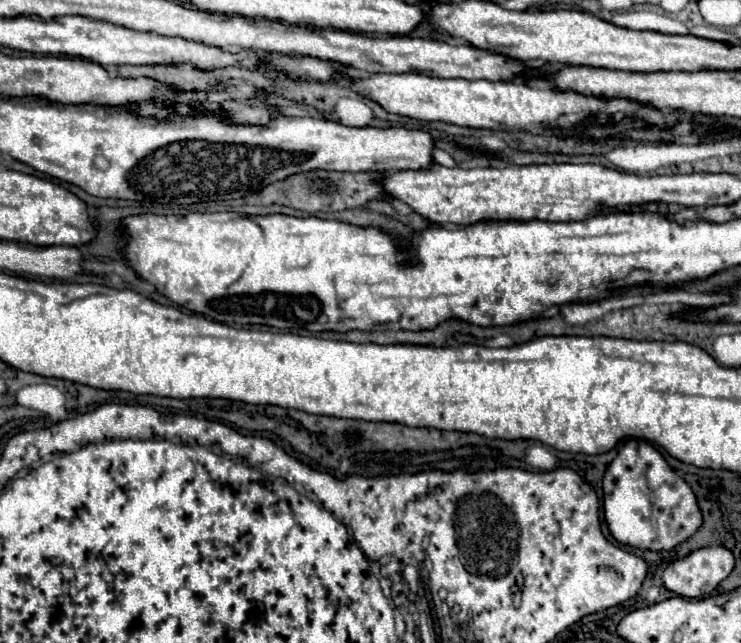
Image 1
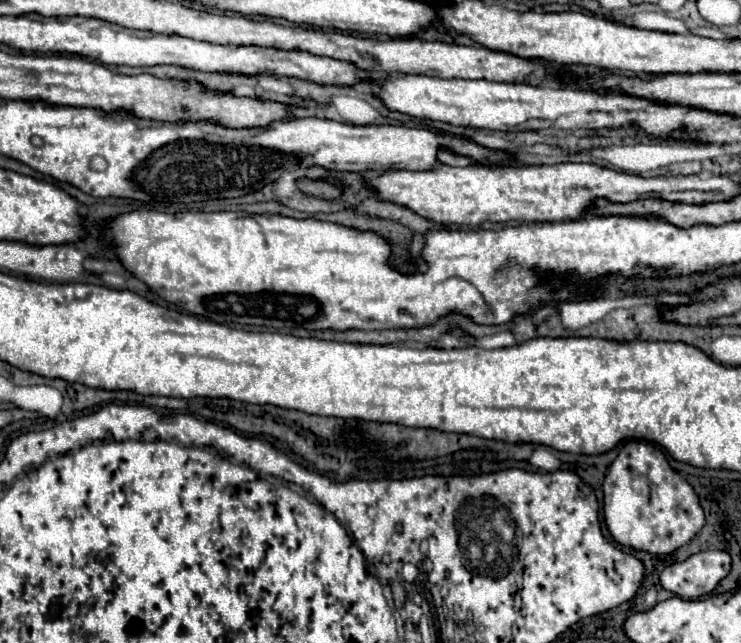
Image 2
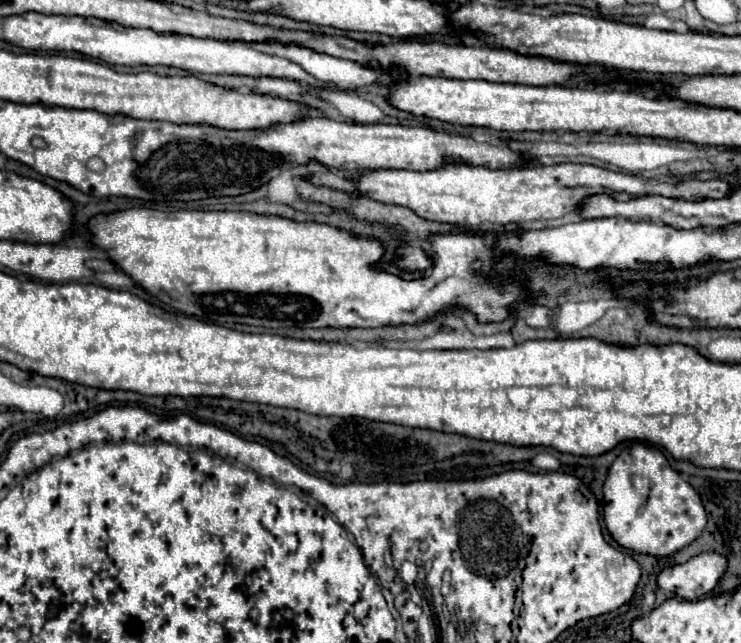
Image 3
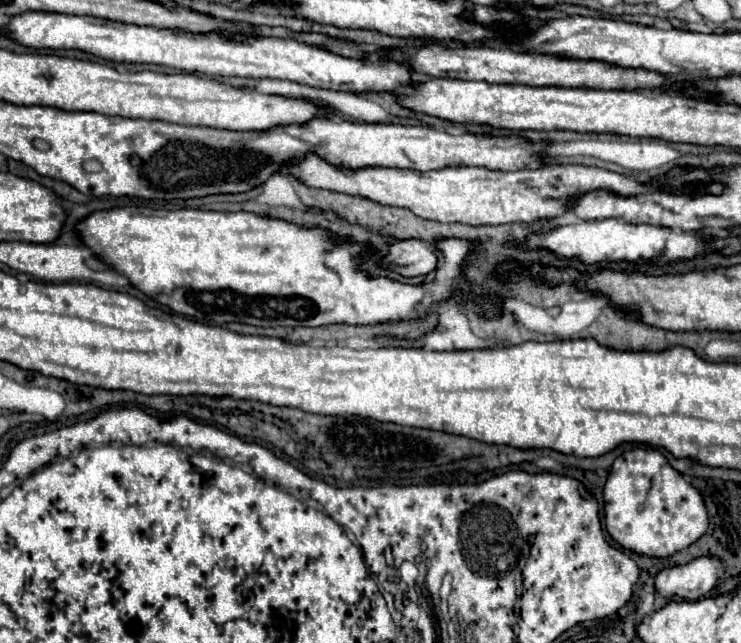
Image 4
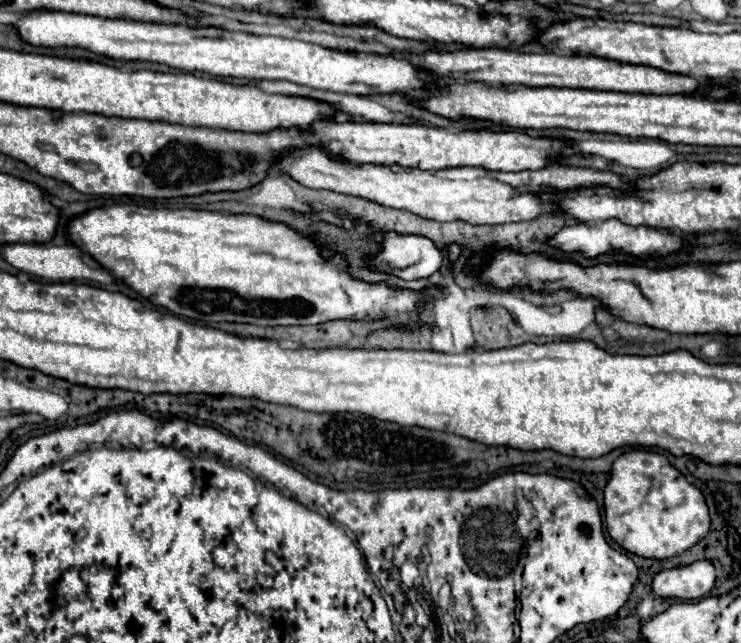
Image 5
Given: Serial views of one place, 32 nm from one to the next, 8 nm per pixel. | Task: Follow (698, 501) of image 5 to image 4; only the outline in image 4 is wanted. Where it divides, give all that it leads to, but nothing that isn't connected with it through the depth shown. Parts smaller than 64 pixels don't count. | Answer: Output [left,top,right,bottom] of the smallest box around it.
[604,448,708,558]

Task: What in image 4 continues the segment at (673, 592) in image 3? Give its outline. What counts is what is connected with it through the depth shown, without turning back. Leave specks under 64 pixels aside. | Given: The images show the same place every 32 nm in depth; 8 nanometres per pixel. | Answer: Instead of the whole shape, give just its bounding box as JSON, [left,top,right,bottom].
[654,558,720,600]

